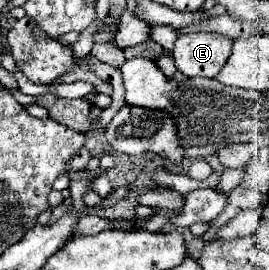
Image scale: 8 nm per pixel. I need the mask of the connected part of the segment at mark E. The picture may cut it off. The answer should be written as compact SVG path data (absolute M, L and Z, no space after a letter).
M192 32L178 36L172 56L176 68L186 76L214 78L228 60L230 52L232 40L226 36L216 32Z

